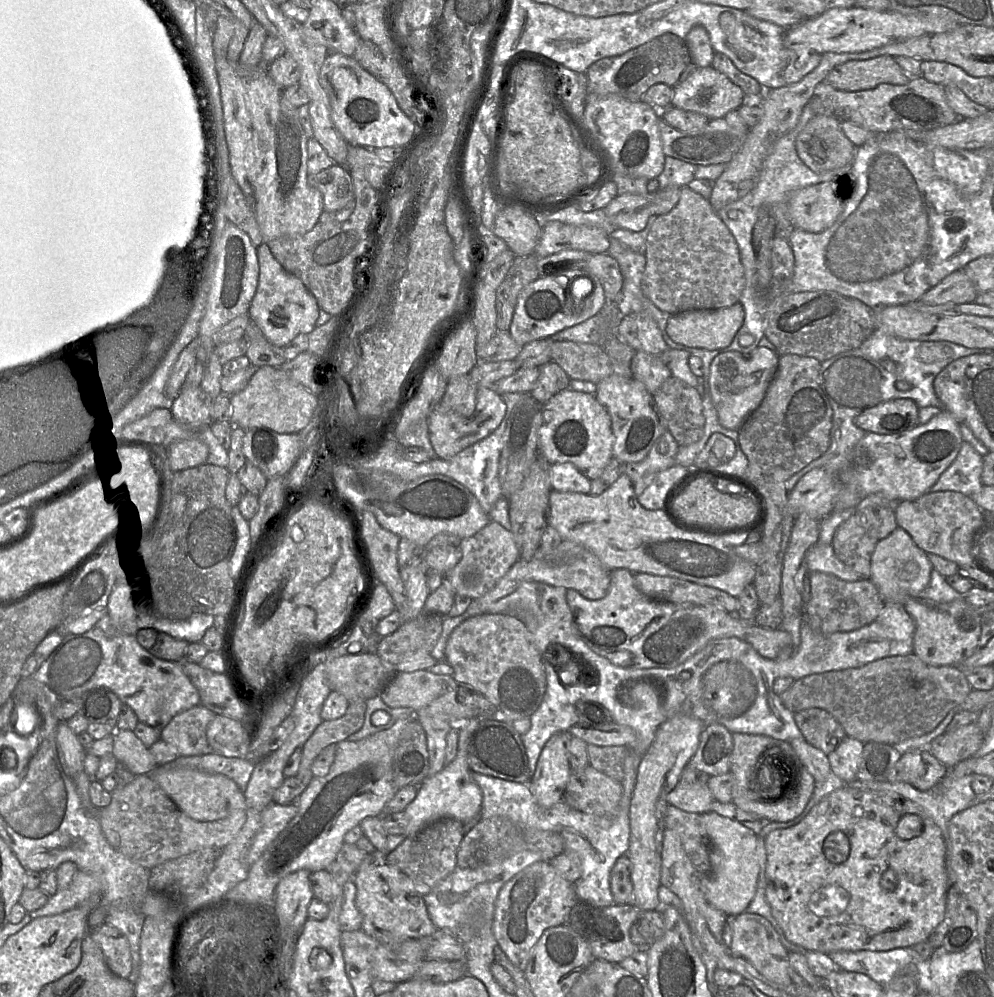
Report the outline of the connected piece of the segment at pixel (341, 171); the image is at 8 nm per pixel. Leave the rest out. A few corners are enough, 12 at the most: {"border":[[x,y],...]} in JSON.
{"border":[[335,163],[307,181],[321,192],[326,211],[354,200],[346,165]]}

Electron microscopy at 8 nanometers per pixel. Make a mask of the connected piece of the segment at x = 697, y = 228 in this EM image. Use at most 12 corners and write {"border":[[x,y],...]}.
{"border":[[688,186],[647,236],[642,291],[673,315],[739,302],[738,245]]}

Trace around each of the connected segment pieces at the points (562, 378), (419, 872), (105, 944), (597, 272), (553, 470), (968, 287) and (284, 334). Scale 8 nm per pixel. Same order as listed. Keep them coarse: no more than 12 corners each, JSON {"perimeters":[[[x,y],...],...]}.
{"perimeters":[[[555,361],[543,364],[530,393],[545,404],[569,387],[569,375]],[[454,818],[405,837],[386,863],[425,896],[457,868]],[[90,930],[108,968],[128,979],[132,970],[129,942]],[[592,254],[586,270],[602,283],[606,301],[623,288],[617,260]],[[569,462],[549,466],[551,488],[590,493],[591,480]],[[963,268],[917,301],[926,305],[974,302],[974,283]],[[257,247],[259,278],[248,315],[285,347],[316,327],[304,283]]]}

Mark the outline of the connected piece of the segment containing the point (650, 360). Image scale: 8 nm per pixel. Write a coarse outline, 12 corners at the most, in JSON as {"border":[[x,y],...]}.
{"border":[[635,352],[632,377],[652,395],[672,375],[665,362]]}

